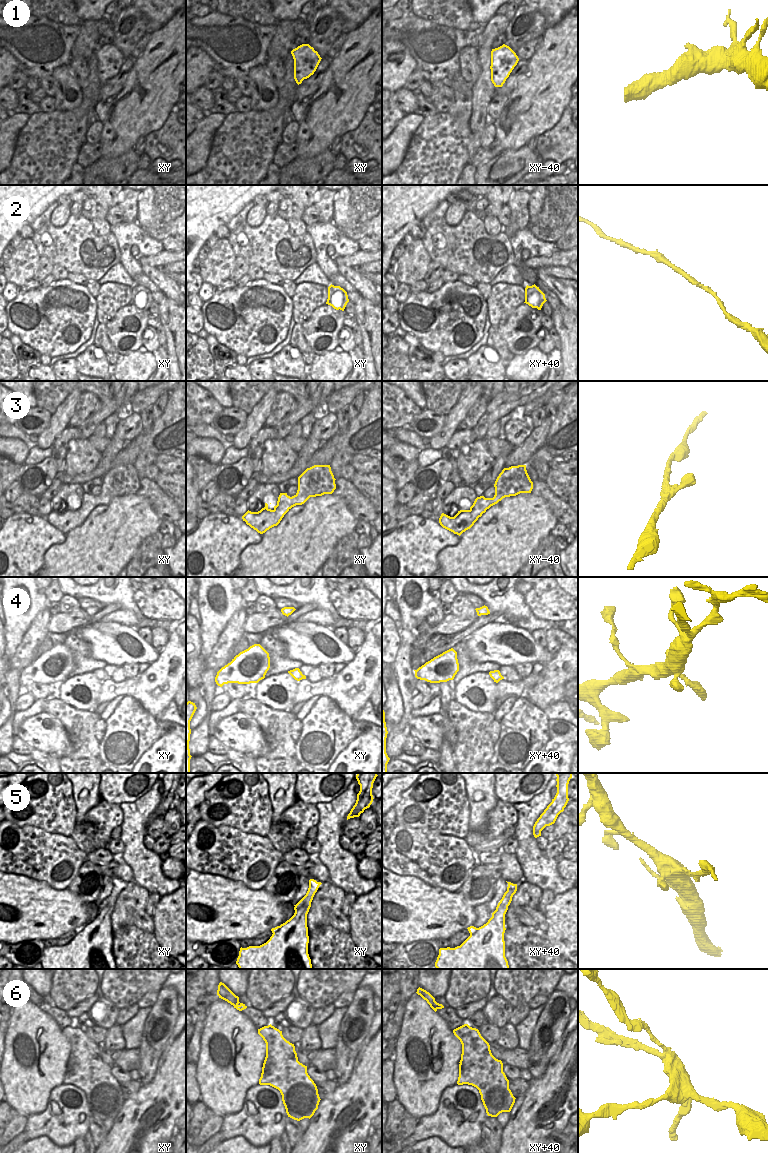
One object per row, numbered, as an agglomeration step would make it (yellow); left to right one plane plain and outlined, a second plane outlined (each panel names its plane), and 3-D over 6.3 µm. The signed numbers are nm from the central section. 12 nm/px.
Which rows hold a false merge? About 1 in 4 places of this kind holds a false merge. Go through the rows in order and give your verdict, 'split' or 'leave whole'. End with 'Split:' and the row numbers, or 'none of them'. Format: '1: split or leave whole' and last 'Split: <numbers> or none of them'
1: leave whole
2: leave whole
3: leave whole
4: leave whole
5: split
6: split
Split: 5, 6

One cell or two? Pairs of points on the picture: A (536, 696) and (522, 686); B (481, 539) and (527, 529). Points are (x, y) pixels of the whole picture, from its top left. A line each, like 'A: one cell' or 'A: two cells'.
A: two cells
B: one cell

